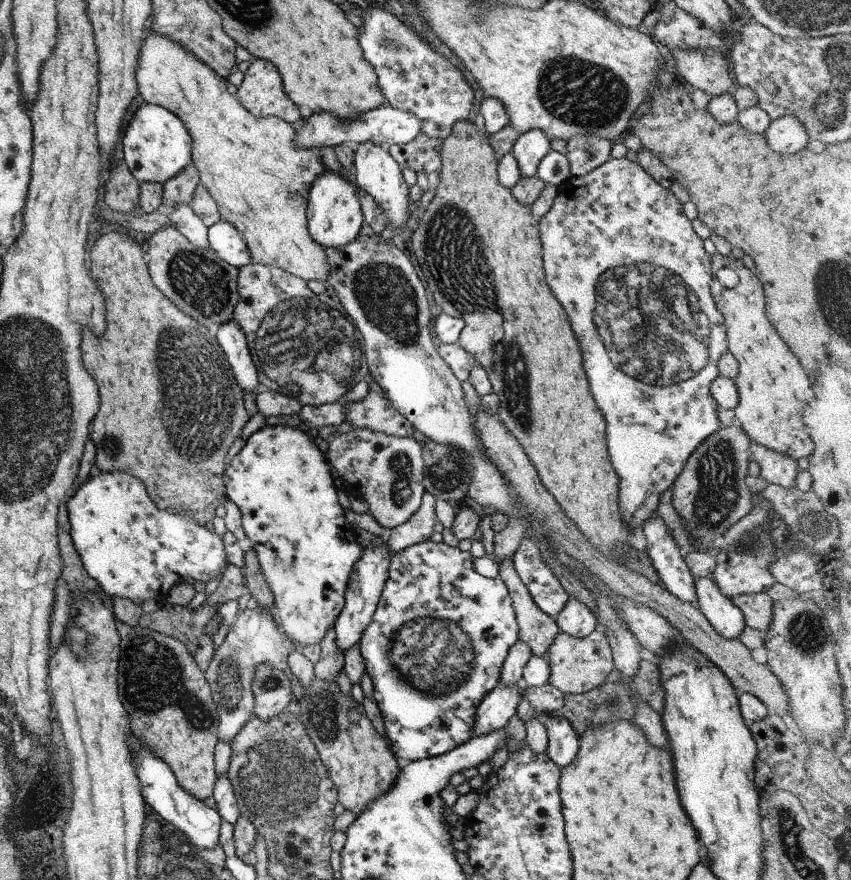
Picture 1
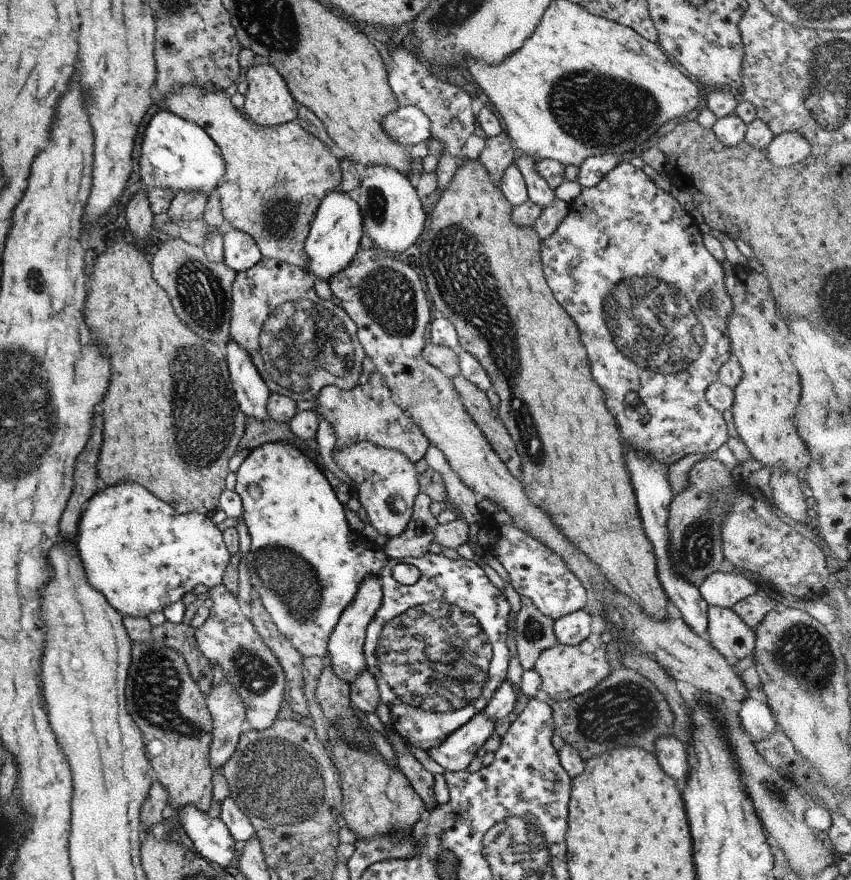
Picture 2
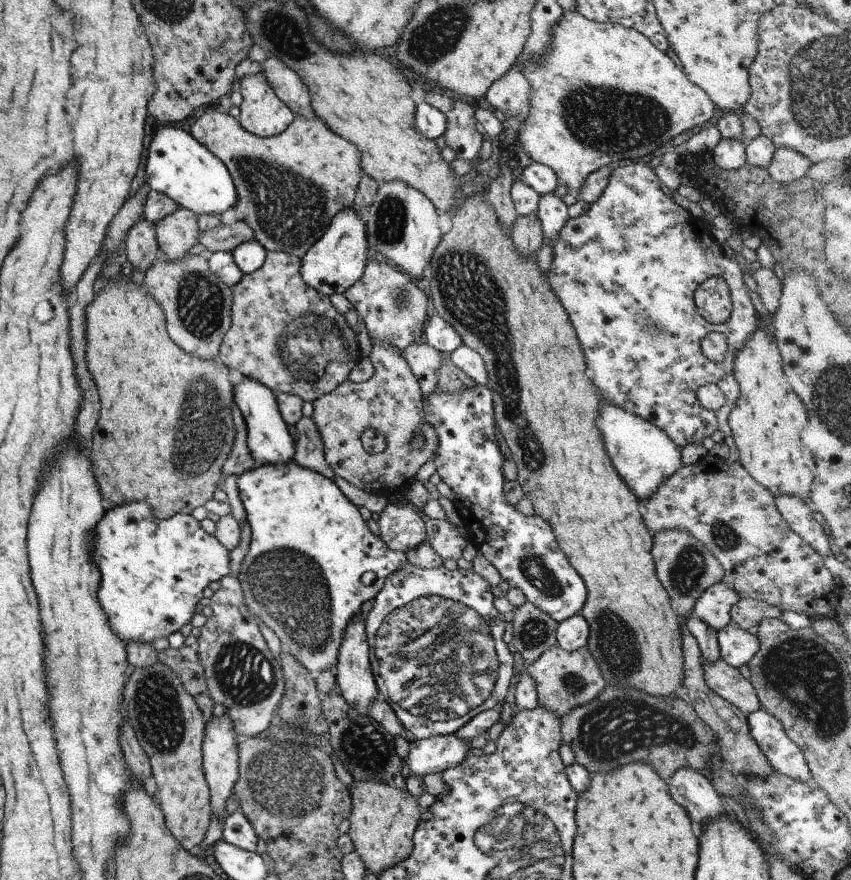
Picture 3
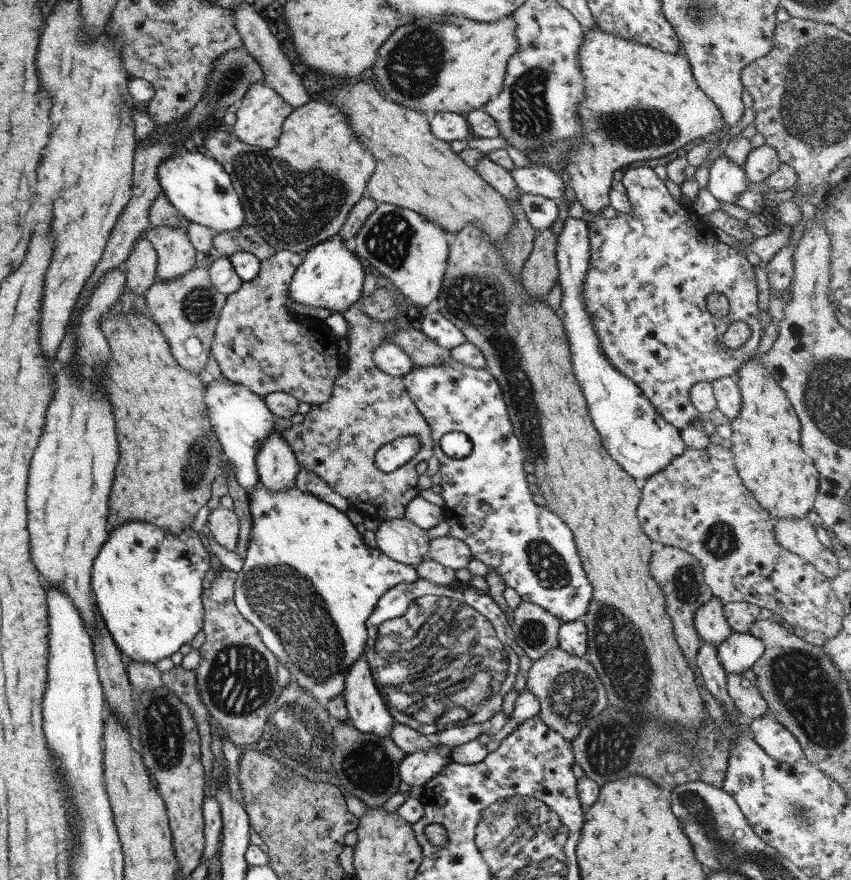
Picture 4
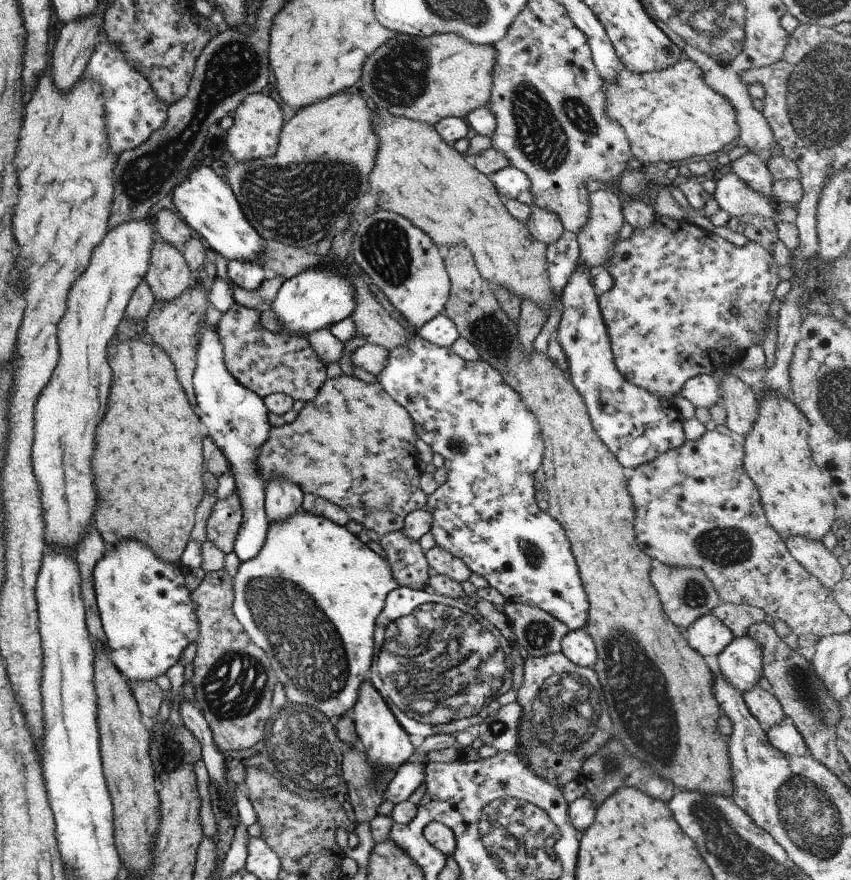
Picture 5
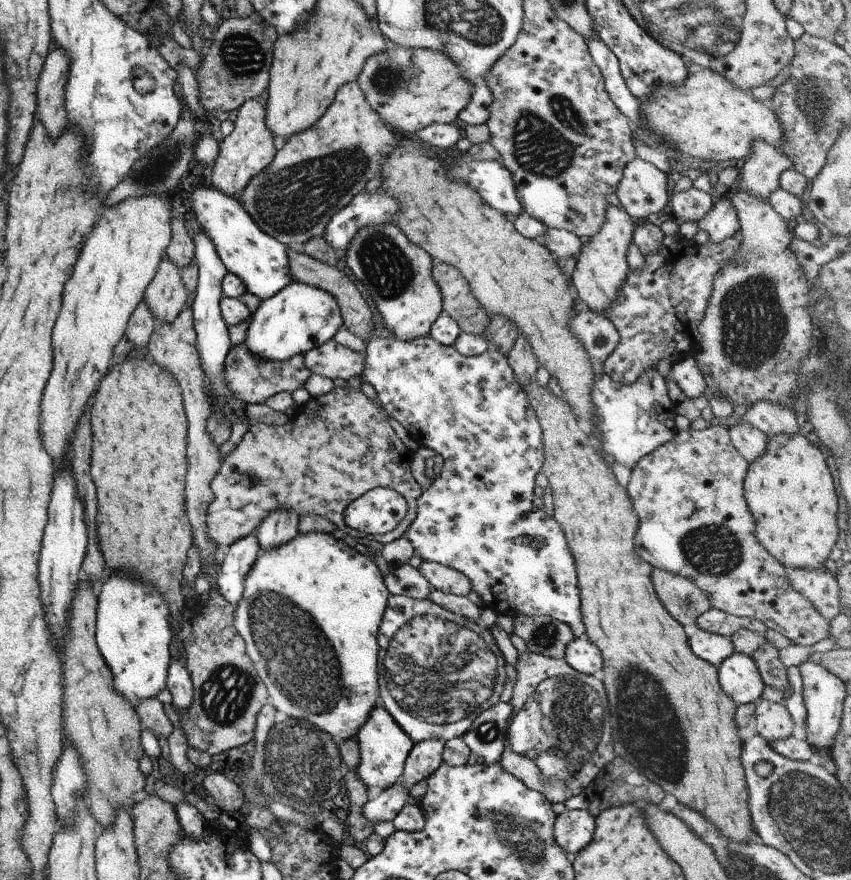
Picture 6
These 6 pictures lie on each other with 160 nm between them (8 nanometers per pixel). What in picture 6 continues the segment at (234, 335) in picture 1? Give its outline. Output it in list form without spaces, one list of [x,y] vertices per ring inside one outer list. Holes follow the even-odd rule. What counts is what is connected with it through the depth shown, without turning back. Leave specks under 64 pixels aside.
[[[273,510],[263,518],[255,532],[259,551],[273,550],[291,542],[298,534],[298,518],[291,510]]]

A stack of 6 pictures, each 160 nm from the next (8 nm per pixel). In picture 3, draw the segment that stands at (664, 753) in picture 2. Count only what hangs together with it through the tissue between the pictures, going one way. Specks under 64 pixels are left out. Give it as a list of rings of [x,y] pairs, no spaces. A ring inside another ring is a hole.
[[[679,768],[669,778],[669,796],[673,798],[673,802],[677,802],[684,809],[685,814],[689,818],[691,829],[695,837],[701,836],[701,828],[705,822],[711,822],[713,818],[725,816],[729,810],[724,804],[721,796],[715,792],[706,776],[701,776],[697,770],[693,768]]]

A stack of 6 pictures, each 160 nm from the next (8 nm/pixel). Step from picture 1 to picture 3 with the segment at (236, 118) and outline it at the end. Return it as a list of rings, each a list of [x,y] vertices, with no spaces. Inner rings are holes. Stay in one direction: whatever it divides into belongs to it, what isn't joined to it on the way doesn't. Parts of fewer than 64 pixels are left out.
[[[206,108],[193,124],[190,126],[190,135],[195,138],[197,142],[200,142],[211,154],[214,154],[229,171],[231,175],[235,190],[236,199],[232,206],[233,214],[237,220],[244,222],[253,233],[255,239],[260,242],[260,245],[266,251],[273,251],[276,253],[287,253],[295,255],[300,260],[303,258],[307,248],[309,248],[318,238],[323,234],[323,231],[330,225],[330,220],[334,217],[335,213],[338,213],[341,209],[351,207],[353,194],[357,188],[357,182],[362,175],[360,167],[360,158],[358,150],[346,140],[343,140],[340,136],[333,134],[319,118],[315,121],[310,119],[294,116],[293,120],[281,131],[279,134],[270,137],[256,137],[251,135],[245,130],[235,118],[231,117],[228,113],[219,112],[216,108]]]

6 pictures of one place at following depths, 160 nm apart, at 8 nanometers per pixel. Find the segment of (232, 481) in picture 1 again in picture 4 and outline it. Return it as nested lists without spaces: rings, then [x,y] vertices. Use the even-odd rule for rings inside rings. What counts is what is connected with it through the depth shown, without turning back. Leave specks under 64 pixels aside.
[[[259,484],[255,486],[253,494],[246,496],[249,504],[249,514],[251,514],[251,534],[249,534],[249,542],[247,542],[246,552],[242,558],[241,570],[236,573],[234,581],[234,594],[233,602],[235,608],[241,617],[249,622],[255,628],[259,638],[261,638],[262,644],[275,656],[277,663],[280,663],[289,673],[290,681],[295,682],[301,690],[311,694],[316,701],[324,705],[331,698],[335,698],[337,694],[342,694],[343,688],[345,688],[345,676],[347,672],[351,670],[351,664],[361,658],[366,648],[367,642],[367,628],[365,628],[365,622],[367,618],[371,616],[375,608],[375,604],[379,602],[379,598],[397,584],[411,584],[418,579],[418,576],[411,566],[405,566],[405,564],[399,564],[391,558],[387,558],[381,550],[377,548],[369,548],[363,543],[363,538],[359,536],[359,532],[355,529],[354,525],[348,520],[347,516],[339,510],[335,510],[319,500],[317,496],[313,494],[307,494],[307,492],[299,492],[295,486],[283,490],[283,492],[269,492]]]

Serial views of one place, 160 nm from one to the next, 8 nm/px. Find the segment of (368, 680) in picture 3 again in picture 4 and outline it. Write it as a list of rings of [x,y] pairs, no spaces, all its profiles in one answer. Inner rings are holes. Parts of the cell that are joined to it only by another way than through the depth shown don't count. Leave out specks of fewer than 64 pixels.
[[[362,657],[351,664],[351,670],[345,676],[342,696],[349,724],[355,730],[390,738],[391,726],[395,722],[373,683],[367,662],[363,662]]]

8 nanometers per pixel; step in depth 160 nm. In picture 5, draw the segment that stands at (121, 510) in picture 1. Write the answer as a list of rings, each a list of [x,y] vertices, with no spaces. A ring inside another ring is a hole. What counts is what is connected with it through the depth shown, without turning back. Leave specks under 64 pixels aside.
[[[119,540],[105,550],[93,568],[93,589],[98,616],[105,638],[106,656],[115,669],[130,682],[155,680],[178,662],[185,646],[197,638],[197,618],[183,576],[187,572],[180,563],[167,564],[155,558],[151,548],[139,540]]]

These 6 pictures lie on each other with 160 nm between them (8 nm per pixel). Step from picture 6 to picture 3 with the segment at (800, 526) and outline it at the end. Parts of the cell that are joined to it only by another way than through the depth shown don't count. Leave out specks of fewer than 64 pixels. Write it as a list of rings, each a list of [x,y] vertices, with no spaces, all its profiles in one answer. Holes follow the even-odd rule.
[[[773,315],[763,316],[763,320],[757,323],[757,330],[755,330],[755,332],[753,332],[753,334],[751,334],[745,342],[743,342],[743,346],[741,346],[739,352],[735,354],[732,366],[732,376],[735,378],[735,382],[737,382],[739,397],[735,400],[734,406],[730,408],[731,412],[729,412],[727,423],[729,424],[729,428],[731,428],[731,437],[733,438],[733,442],[738,452],[737,462],[745,470],[745,472],[747,472],[747,474],[749,474],[749,476],[757,482],[757,484],[767,489],[767,492],[771,494],[772,498],[779,496],[779,494],[787,494],[787,496],[799,498],[801,502],[804,502],[806,498],[811,498],[811,490],[813,490],[816,486],[816,475],[814,474],[815,464],[812,462],[810,452],[807,451],[801,443],[800,432],[803,430],[804,426],[807,426],[807,416],[803,408],[803,404],[799,401],[799,398],[793,394],[791,388],[789,388],[789,385],[787,384],[787,378],[783,376],[782,362],[775,346],[774,336],[767,336],[765,322],[771,322],[771,320],[774,320]]]

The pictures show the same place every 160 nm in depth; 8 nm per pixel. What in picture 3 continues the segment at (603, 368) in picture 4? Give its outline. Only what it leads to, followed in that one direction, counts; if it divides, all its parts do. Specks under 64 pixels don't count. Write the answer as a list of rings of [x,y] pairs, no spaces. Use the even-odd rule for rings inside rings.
[[[555,194],[539,195],[539,204],[537,204],[537,214],[543,237],[547,240],[550,248],[559,240],[561,228],[569,220],[567,207],[555,196]],[[600,395],[595,420],[599,420],[597,428],[601,432],[605,450],[611,458],[611,466],[638,500],[647,500],[651,494],[655,494],[653,490],[659,488],[659,482],[669,478],[679,466],[682,466],[682,448],[676,446],[665,432],[658,430],[657,426],[652,426],[647,420],[631,412],[625,412],[619,406],[613,406]]]

